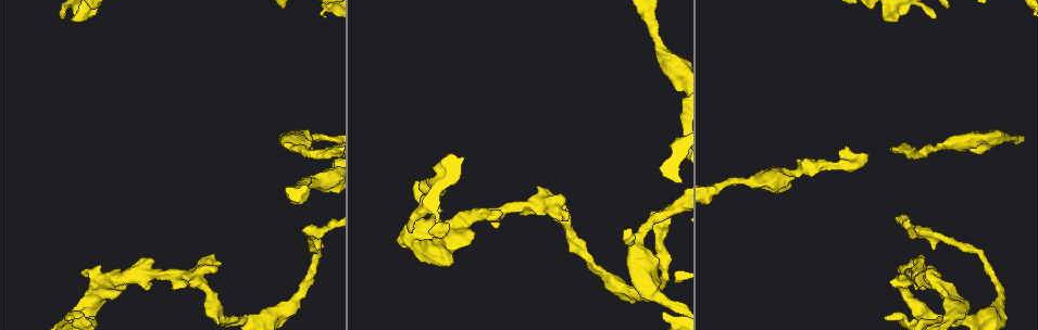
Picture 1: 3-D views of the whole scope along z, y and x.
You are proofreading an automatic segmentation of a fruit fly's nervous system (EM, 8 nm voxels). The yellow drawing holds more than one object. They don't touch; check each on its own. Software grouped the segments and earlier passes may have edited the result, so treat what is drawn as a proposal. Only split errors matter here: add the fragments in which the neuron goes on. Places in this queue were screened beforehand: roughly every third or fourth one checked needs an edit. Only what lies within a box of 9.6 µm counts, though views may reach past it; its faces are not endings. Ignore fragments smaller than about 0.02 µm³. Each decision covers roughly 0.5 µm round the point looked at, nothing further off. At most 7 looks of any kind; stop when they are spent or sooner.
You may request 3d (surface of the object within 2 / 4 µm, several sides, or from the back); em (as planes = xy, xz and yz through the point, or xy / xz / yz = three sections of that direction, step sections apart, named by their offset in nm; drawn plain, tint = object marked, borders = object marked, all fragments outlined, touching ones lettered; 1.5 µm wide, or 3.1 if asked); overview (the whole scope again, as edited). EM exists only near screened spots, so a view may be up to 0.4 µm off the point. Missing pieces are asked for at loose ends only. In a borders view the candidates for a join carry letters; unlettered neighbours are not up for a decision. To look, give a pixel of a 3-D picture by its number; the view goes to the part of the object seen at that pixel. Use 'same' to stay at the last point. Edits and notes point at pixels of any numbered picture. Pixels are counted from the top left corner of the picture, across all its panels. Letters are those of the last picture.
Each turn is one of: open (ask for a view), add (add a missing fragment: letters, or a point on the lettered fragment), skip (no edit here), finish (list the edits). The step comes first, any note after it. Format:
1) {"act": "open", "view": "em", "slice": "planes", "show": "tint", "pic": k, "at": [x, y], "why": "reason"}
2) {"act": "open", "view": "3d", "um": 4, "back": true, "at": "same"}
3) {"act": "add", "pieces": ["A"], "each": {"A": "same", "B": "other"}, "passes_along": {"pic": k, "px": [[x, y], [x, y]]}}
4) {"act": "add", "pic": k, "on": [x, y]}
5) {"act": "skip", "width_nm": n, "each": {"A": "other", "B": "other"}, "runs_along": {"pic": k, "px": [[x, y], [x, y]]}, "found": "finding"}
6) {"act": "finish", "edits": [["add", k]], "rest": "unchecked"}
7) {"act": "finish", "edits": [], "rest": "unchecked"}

{"act": "open", "view": "em", "slice": "yz", "step": 8, "show": "tint", "pic": 1, "at": [82, 273]}

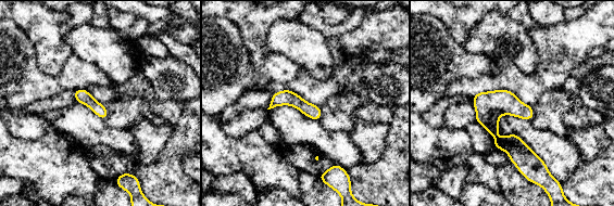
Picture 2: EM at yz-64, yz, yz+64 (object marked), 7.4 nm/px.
{"act": "open", "view": "em", "slice": "xy", "step": 8, "show": "borders", "at": "same", "why": "another direction"}

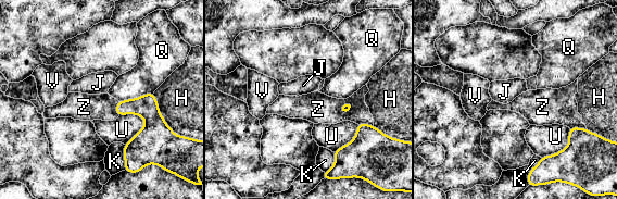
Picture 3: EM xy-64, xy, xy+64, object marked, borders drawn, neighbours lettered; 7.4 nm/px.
{"act": "skip", "longest_contact_nm": ["Q", 280], "each": {"H": "other", "J": "other", "K": "other", "Q": "other", "U": "other", "V": "other", "Z": "other"}, "runs_along": {"pic": 3, "px": [[151, 95], [150, 131], [127, 157]]}, "found": "no lettered fragment goes on from it"}

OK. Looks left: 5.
{"act": "open", "view": "3d", "um": 4, "pic": 1, "at": [885, 318], "why": "branch stops here"}

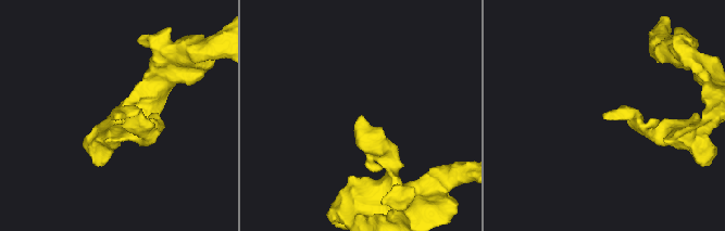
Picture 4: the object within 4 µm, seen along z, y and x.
{"act": "open", "view": "em", "slice": "planes", "show": "borders", "pic": 4, "at": [120, 115]}

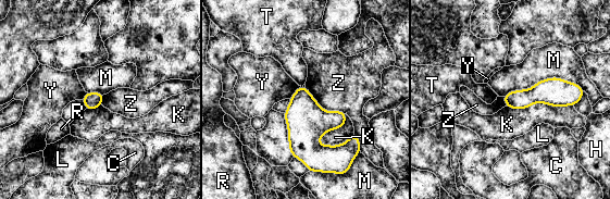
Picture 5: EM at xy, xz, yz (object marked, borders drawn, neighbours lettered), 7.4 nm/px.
{"act": "skip", "longest_contact_nm": ["M", 600], "each": {"C": "other", "H": "other", "K": "other", "L": "other", "M": "other", "R": "other", "T": "other", "Y": "other", "Z": "other"}, "border": {"pic": 5, "px": [[346, 113], [320, 145]]}, "found": "no lettered fragment goes on from it"}

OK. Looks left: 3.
{"act": "open", "view": "em", "slice": "xy", "step": 4, "show": "tint", "pic": 1, "at": [935, 17], "why": "branch stops here"}

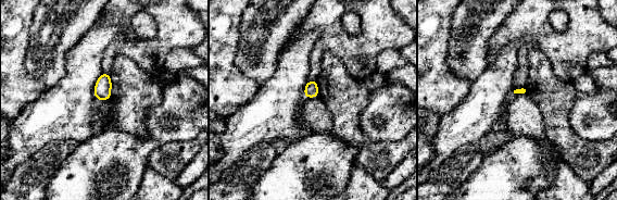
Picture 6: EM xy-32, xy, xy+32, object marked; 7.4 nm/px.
{"act": "open", "view": "em", "slice": "xz", "step": 8, "show": "tint", "at": "same", "why": "another direction"}

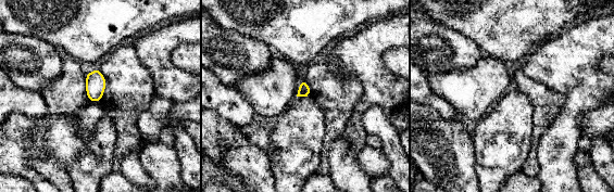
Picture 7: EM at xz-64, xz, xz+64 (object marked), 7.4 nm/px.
{"act": "open", "view": "em", "slice": "xz", "step": 8, "show": "borders", "at": "same", "why": "see the neighbours"}

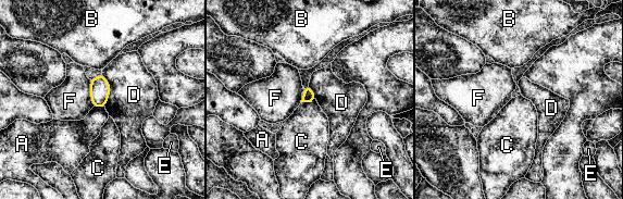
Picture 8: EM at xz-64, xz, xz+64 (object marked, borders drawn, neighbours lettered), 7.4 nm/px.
{"act": "skip", "each": {"A": "other", "B": "other", "C": "other", "D": "other", "E": "other", "F": "other"}, "border": {"pic": 8, "px": [[315, 99], [309, 102], [301, 102]]}, "found": "no lettered fragment goes on from it"}

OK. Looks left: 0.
{"act": "finish", "edits": [], "rest": "unchecked"}

